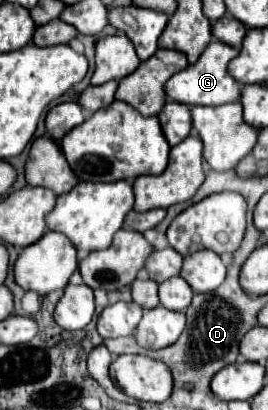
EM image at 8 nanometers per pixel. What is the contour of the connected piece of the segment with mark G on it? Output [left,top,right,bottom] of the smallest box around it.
[167,39,241,107]

